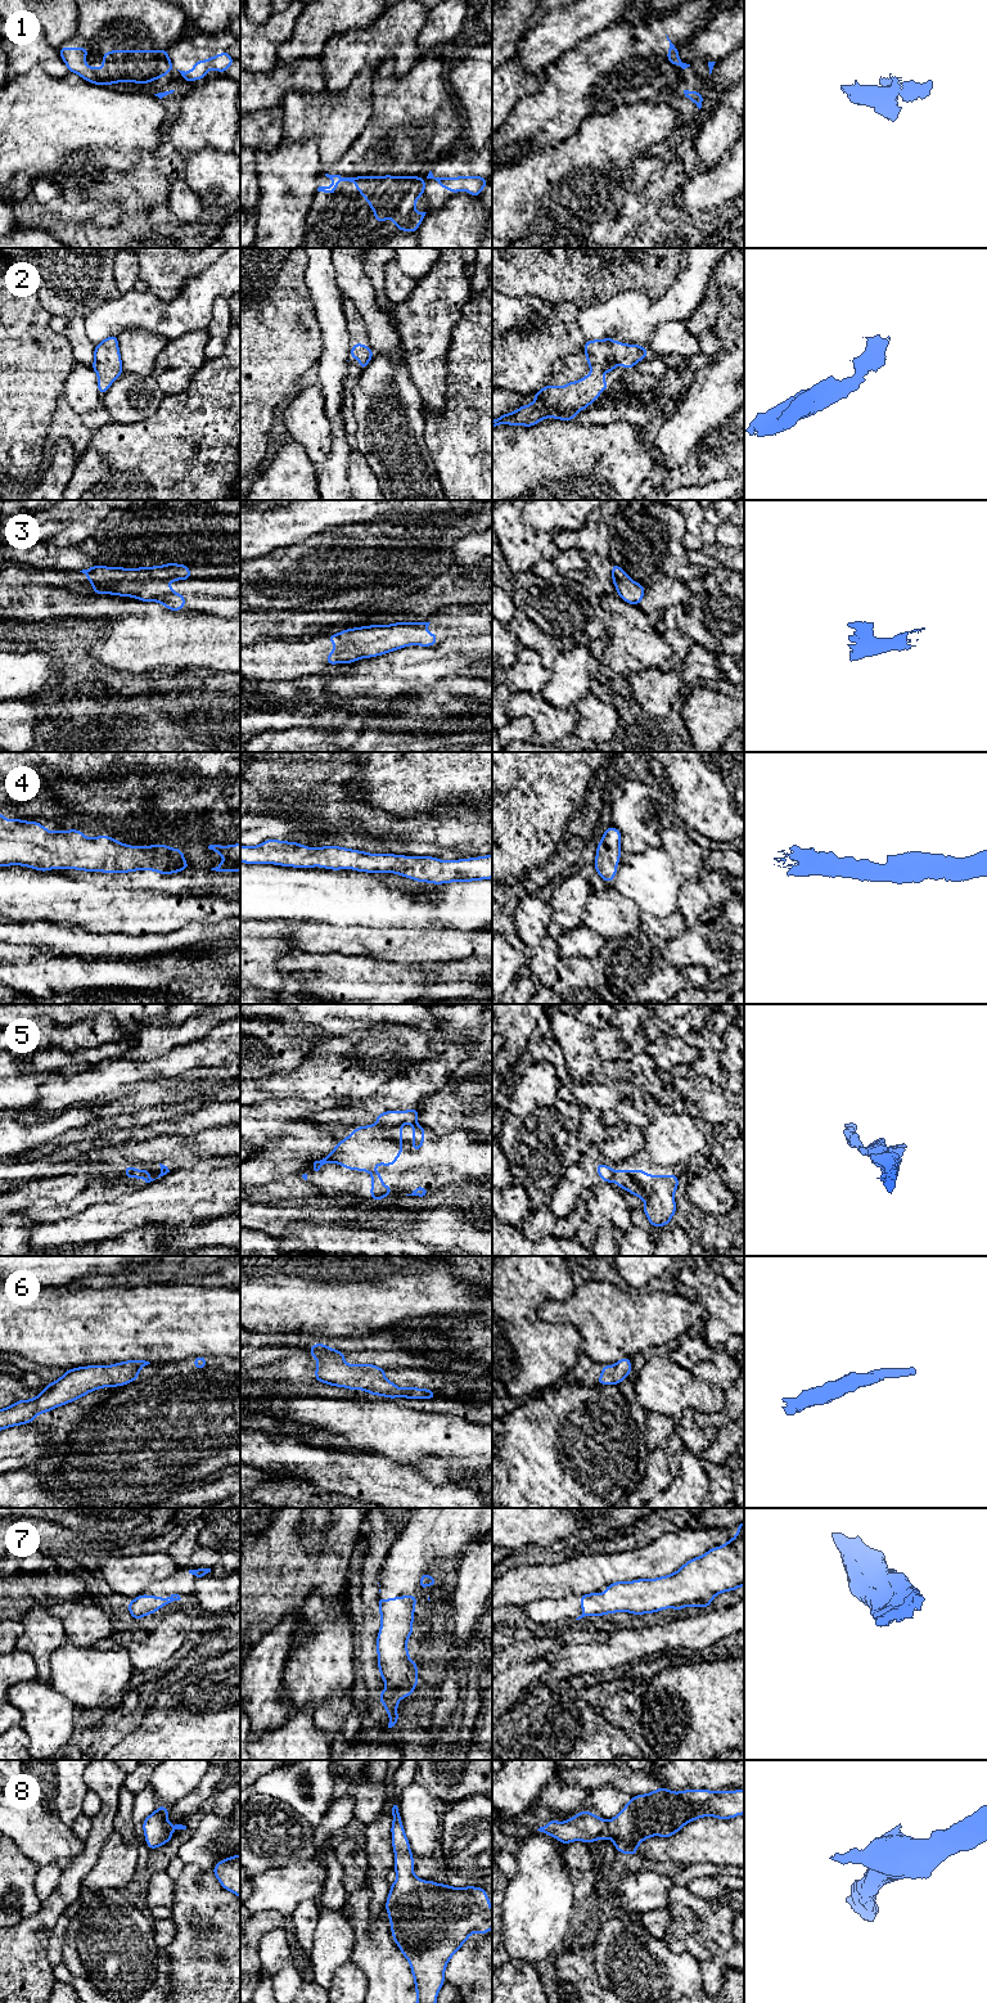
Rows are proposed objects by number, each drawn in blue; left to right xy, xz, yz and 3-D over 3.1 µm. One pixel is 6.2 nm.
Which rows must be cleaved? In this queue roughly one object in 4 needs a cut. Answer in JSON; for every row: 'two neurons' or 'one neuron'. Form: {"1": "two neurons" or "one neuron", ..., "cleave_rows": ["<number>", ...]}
{"1": "two neurons", "2": "one neuron", "3": "one neuron", "4": "one neuron", "5": "two neurons", "6": "one neuron", "7": "one neuron", "8": "one neuron", "cleave_rows": ["1", "5"]}

